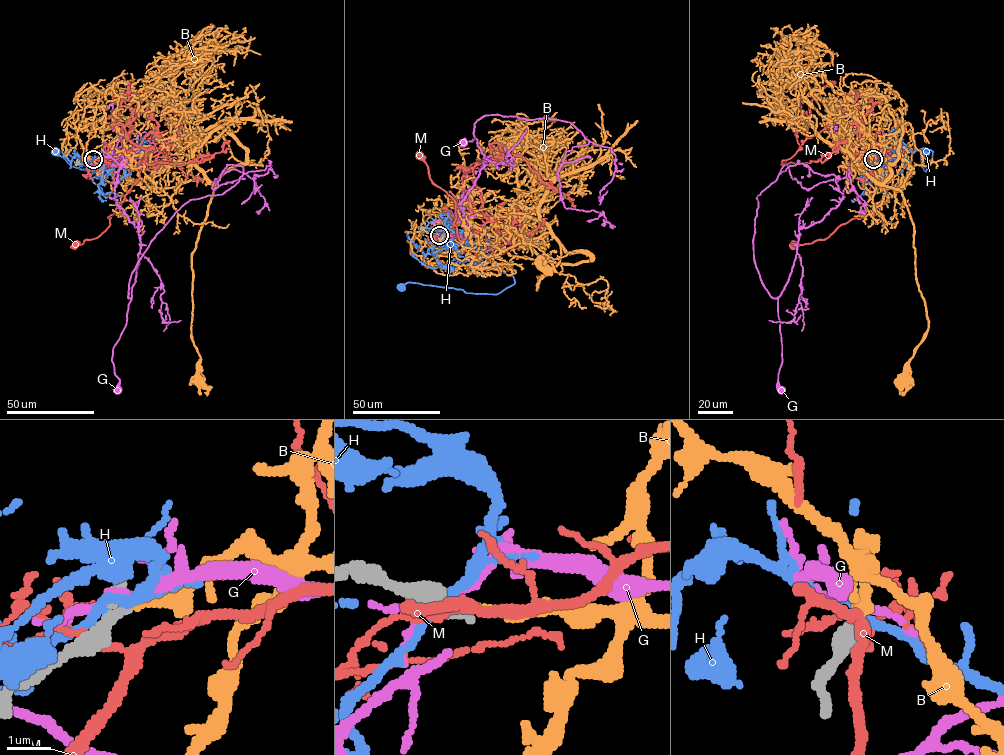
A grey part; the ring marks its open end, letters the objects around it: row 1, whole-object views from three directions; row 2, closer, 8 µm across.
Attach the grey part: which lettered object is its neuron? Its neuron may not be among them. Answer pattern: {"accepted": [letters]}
{"accepted": ["B"]}

